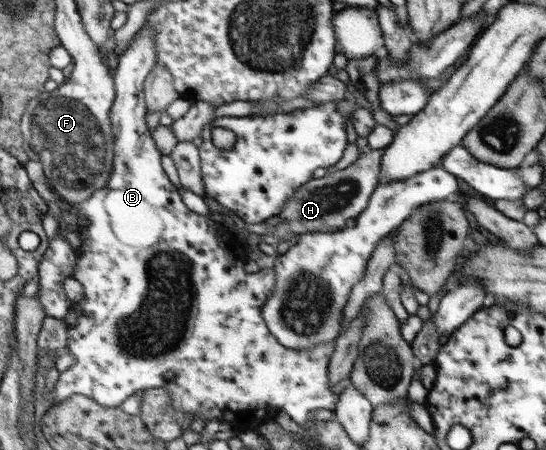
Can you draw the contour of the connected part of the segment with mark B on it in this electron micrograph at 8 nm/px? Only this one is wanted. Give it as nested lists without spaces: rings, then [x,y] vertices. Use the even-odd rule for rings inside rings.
[[[142,27],[138,34],[130,42],[128,49],[118,57],[112,74],[115,78],[115,101],[116,115],[112,115],[112,119],[116,119],[116,139],[120,139],[120,159],[116,159],[116,175],[111,175],[109,182],[102,190],[96,191],[84,202],[75,205],[75,208],[84,214],[89,223],[86,223],[78,233],[81,239],[81,245],[76,251],[77,258],[74,264],[75,270],[71,273],[71,277],[77,279],[83,287],[84,295],[80,301],[74,302],[72,305],[72,313],[76,315],[76,323],[67,326],[68,340],[67,347],[64,348],[67,353],[72,353],[76,362],[66,369],[63,373],[57,373],[53,377],[48,392],[48,401],[53,406],[59,403],[70,401],[75,395],[87,395],[90,399],[95,399],[96,403],[104,404],[104,407],[118,407],[127,397],[134,395],[137,391],[149,390],[150,388],[163,387],[170,396],[171,407],[175,411],[175,419],[182,422],[185,413],[192,413],[193,419],[209,422],[212,419],[220,421],[231,421],[240,425],[242,431],[256,430],[261,423],[266,420],[264,417],[268,415],[268,409],[282,409],[286,411],[290,417],[305,428],[308,421],[308,413],[317,409],[330,409],[334,411],[336,402],[339,401],[339,395],[332,392],[328,379],[328,371],[330,370],[330,361],[332,354],[335,353],[335,341],[324,342],[318,346],[312,346],[310,350],[290,349],[284,347],[271,334],[271,330],[267,327],[267,322],[263,318],[262,307],[266,300],[275,290],[275,269],[263,268],[256,273],[247,273],[244,270],[244,264],[247,260],[244,244],[240,242],[232,230],[218,219],[208,219],[205,215],[200,215],[191,211],[180,198],[179,189],[170,182],[168,176],[162,168],[162,153],[156,149],[154,138],[151,131],[148,130],[145,117],[148,113],[146,108],[145,94],[143,84],[147,75],[152,71],[157,61],[155,52],[155,39],[149,27]],[[172,372],[175,376],[172,380],[166,380],[165,374]]]

